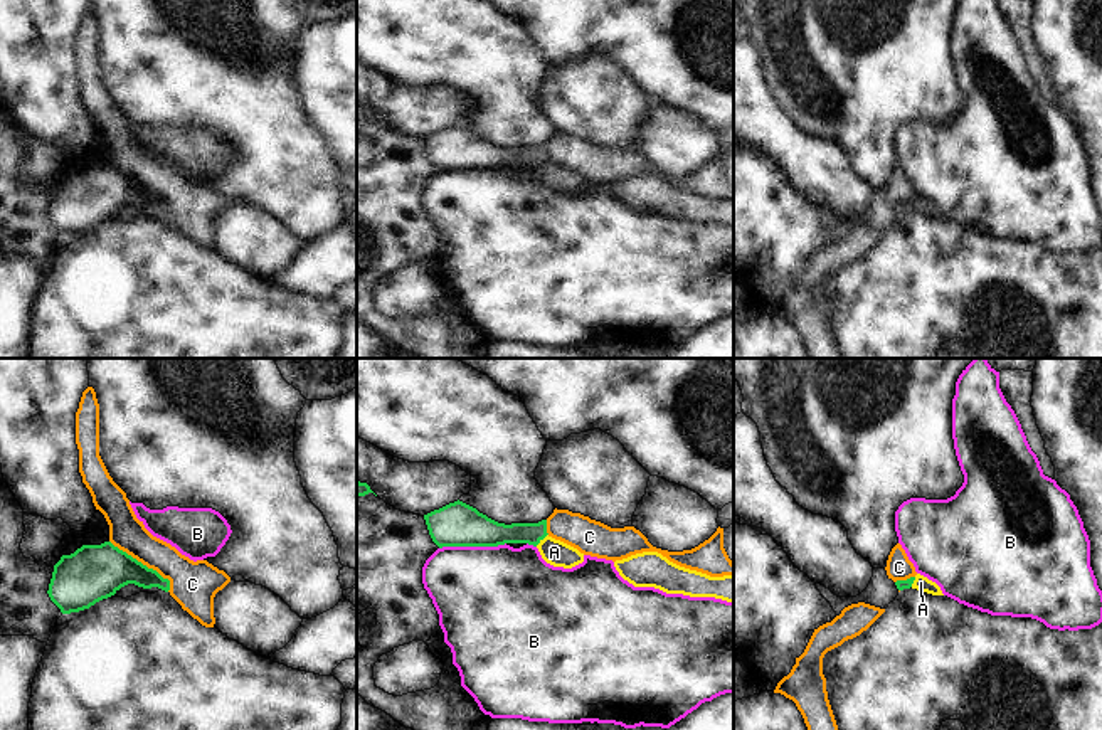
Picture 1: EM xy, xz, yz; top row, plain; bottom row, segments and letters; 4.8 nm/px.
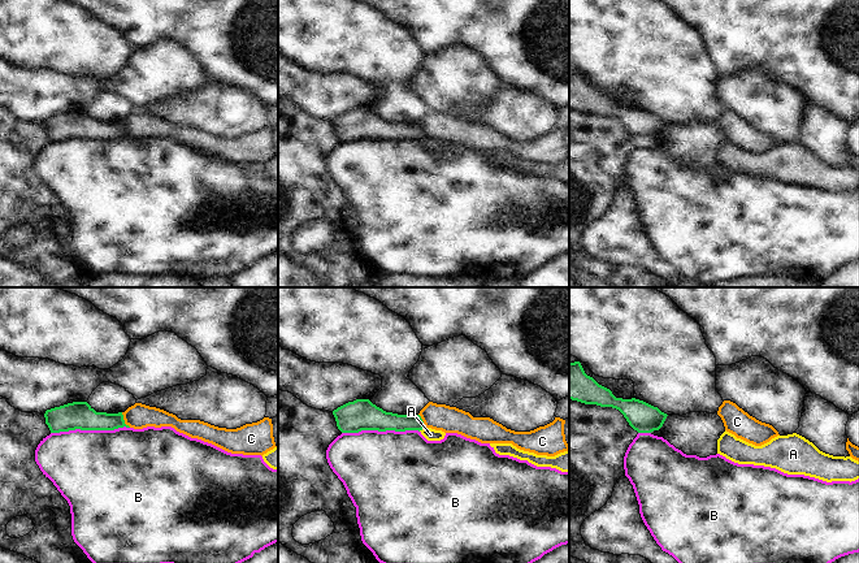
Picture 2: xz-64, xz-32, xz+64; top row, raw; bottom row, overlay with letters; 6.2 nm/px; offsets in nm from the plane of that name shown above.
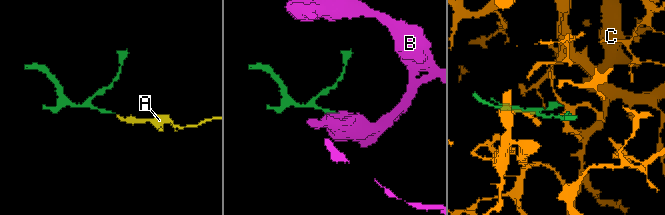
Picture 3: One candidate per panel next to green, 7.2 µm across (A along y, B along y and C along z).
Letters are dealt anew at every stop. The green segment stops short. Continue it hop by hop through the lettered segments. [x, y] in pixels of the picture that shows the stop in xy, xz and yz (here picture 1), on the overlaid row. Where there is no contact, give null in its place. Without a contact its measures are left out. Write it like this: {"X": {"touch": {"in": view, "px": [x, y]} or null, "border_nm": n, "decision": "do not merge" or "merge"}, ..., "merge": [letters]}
{"A": {"touch": {"in": "xz", "px": [540, 539]}, "border_nm": 90, "decision": "merge"}, "B": {"touch": {"in": "xz", "px": [471, 545]}, "border_nm": 320, "decision": "do not merge"}, "C": {"touch": {"in": "xy", "px": [142, 564]}, "border_nm": 380, "decision": "do not merge"}, "merge": ["A"]}

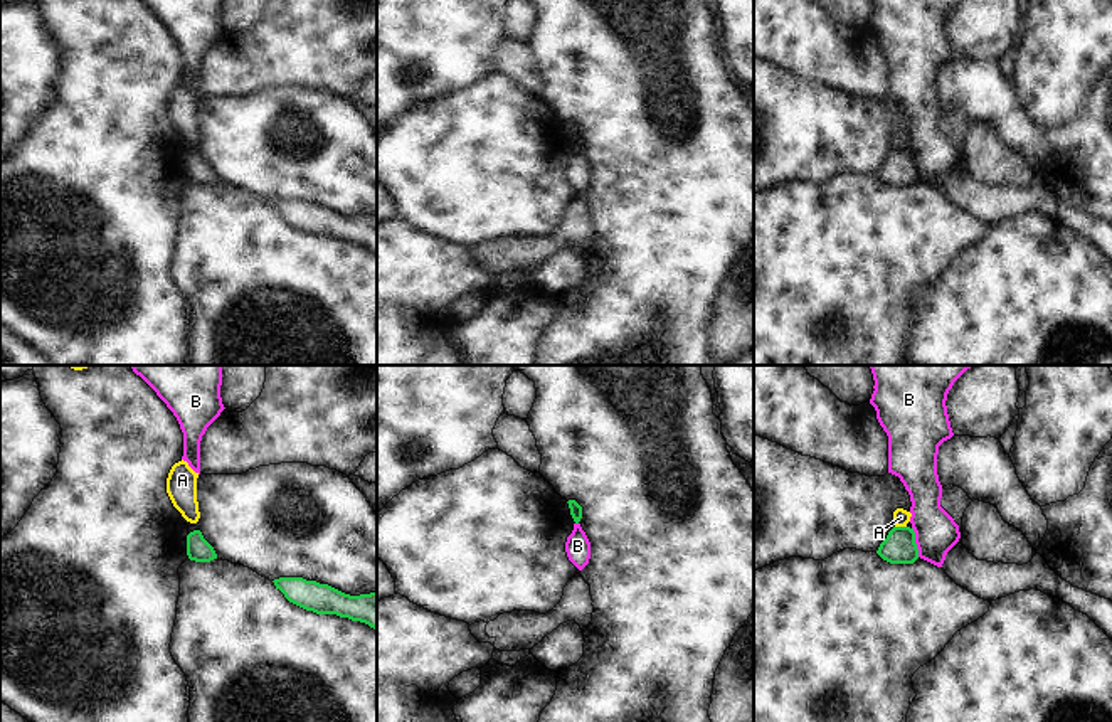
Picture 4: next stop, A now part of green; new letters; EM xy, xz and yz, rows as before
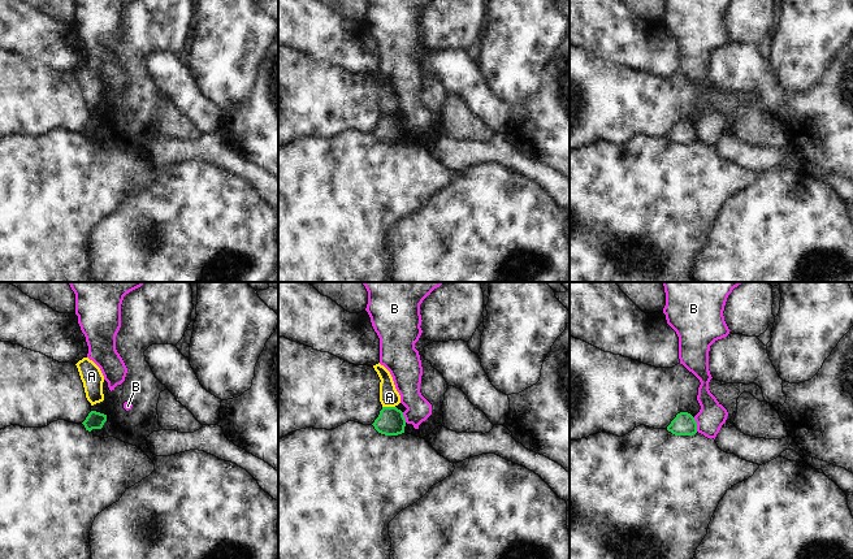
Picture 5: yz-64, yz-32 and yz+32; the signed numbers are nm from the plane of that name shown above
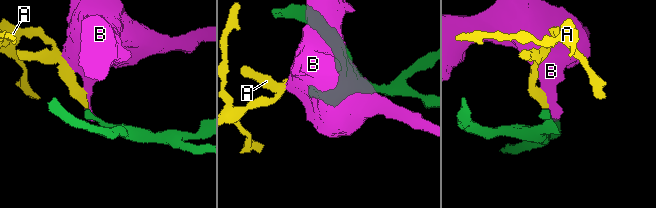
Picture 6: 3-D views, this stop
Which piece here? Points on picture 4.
{"A": {"touch": {"in": "yz", "px": [900, 527]}, "border_nm": 60, "decision": "do not merge"}, "B": {"touch": {"in": "yz", "px": [914, 542]}, "border_nm": 150, "decision": "do not merge"}, "merge": []}

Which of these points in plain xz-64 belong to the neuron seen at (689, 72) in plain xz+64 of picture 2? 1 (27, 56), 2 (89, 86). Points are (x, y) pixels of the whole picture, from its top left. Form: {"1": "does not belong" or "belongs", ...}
{"1": "belongs", "2": "does not belong"}

